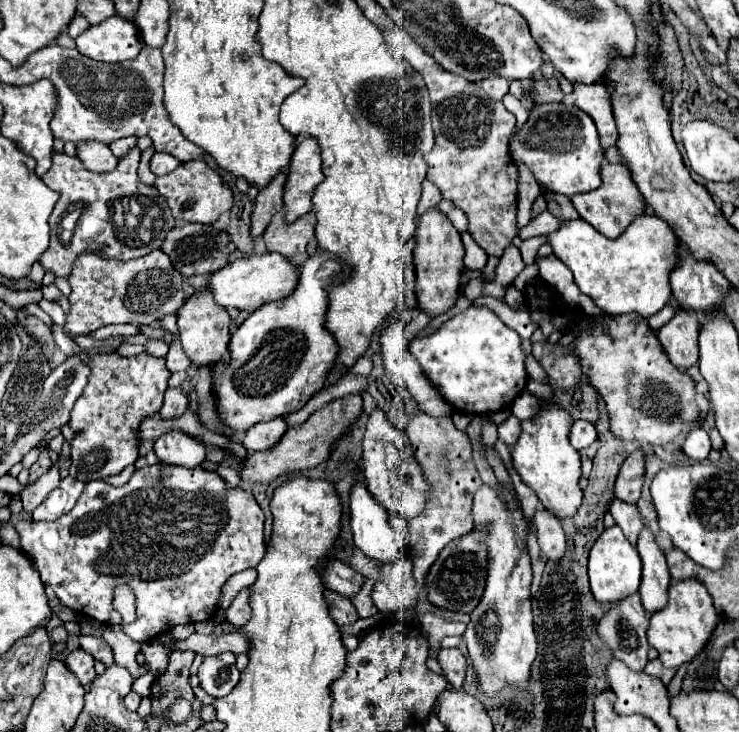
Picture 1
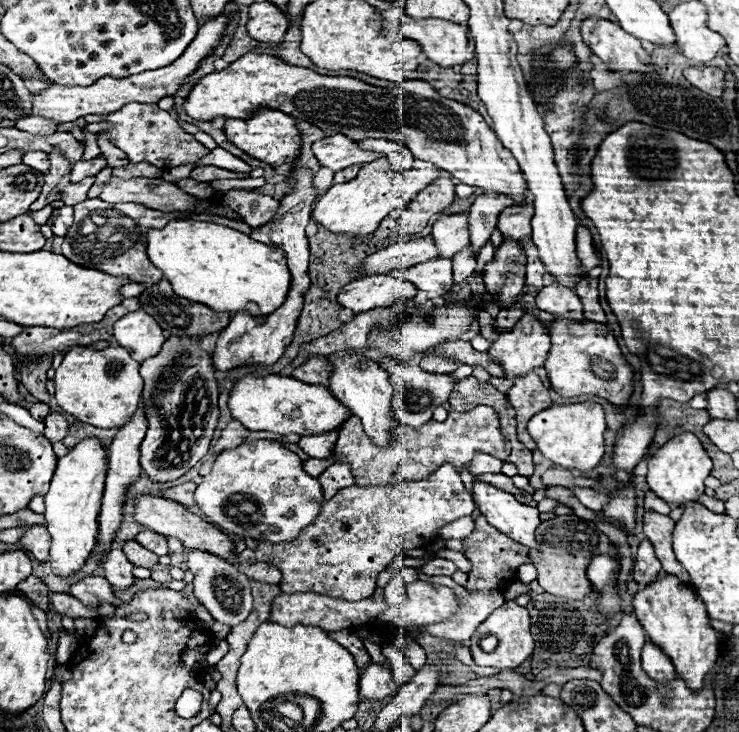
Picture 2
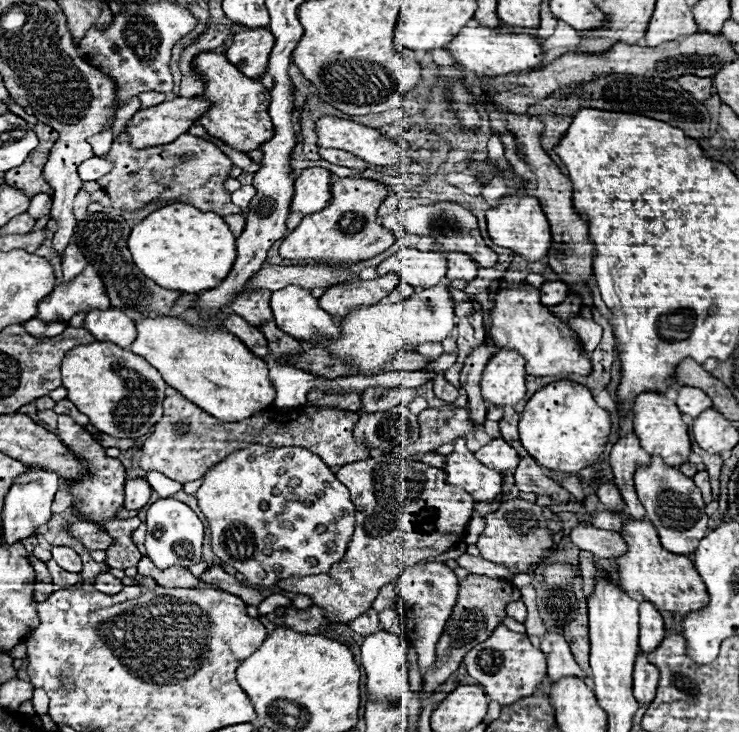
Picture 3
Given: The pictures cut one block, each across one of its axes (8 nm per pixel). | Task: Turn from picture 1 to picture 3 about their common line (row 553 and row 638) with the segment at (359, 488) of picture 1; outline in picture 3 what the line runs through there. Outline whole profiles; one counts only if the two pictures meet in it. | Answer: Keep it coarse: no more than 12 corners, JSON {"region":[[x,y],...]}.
{"region":[[390,632],[364,636],[370,698],[412,700],[408,644]]}

